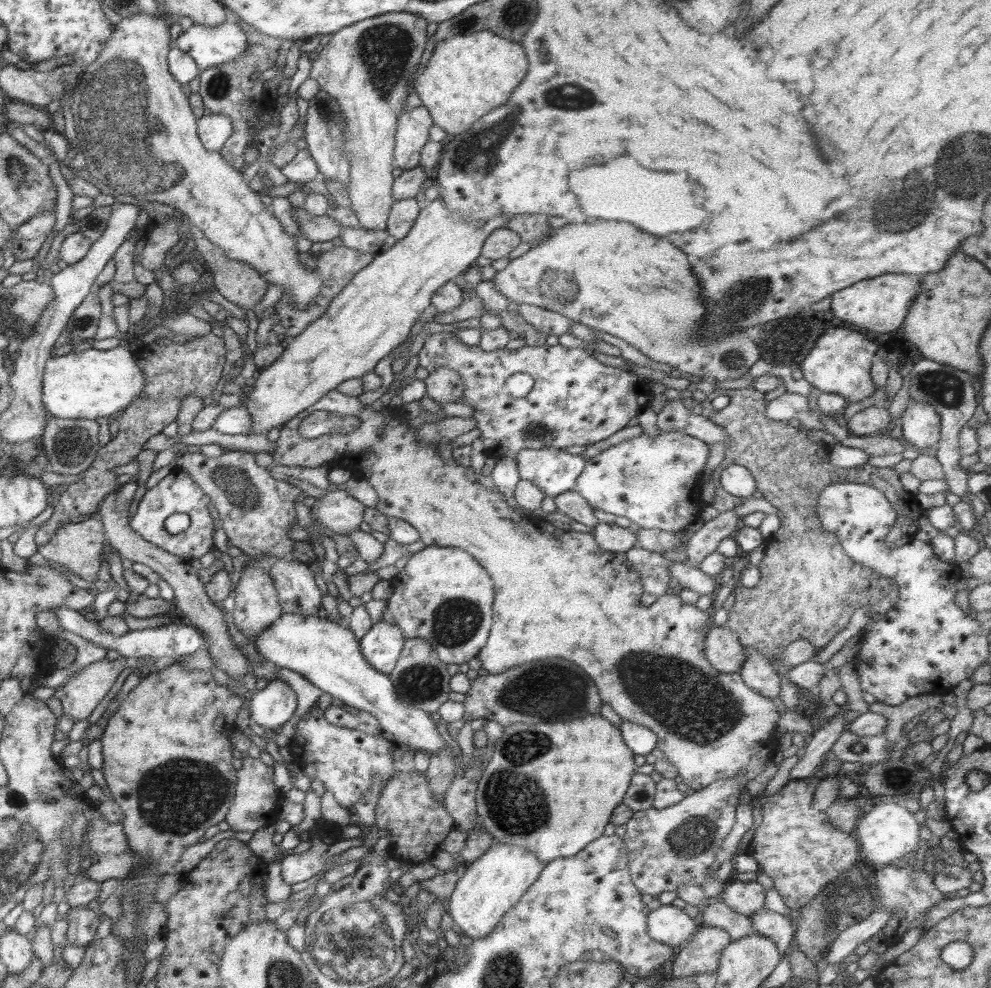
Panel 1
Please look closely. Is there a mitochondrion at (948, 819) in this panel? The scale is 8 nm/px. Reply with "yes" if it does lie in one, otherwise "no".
no

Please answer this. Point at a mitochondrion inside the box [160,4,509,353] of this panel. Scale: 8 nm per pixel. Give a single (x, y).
(383, 51)

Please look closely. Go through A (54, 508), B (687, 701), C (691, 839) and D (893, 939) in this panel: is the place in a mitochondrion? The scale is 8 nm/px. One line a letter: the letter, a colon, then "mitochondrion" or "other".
A: other
B: mitochondrion
C: mitochondrion
D: other

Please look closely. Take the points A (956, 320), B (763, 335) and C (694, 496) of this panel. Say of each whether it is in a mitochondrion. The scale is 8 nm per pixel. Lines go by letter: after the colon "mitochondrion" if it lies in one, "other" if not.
A: other
B: mitochondrion
C: other

